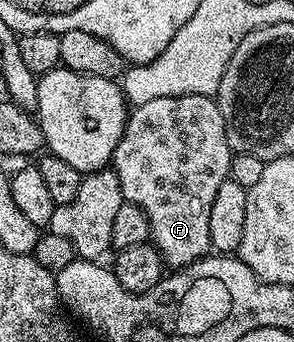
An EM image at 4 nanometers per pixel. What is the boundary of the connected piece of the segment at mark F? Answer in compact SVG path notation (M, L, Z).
M198 94L163 96L162 98L154 98L154 102L137 104L129 111L124 133L118 142L116 153L112 155L111 167L114 169L118 182L122 186L125 201L138 206L138 210L142 210L142 214L146 214L148 225L150 226L150 242L156 247L158 254L163 258L165 265L169 269L182 269L187 264L192 264L196 260L201 260L202 257L209 255L212 248L212 243L210 242L210 205L214 203L214 194L218 194L218 186L222 186L222 182L229 179L228 171L232 165L233 155L232 147L226 142L226 122L222 118L222 110L211 96L199 96Z

